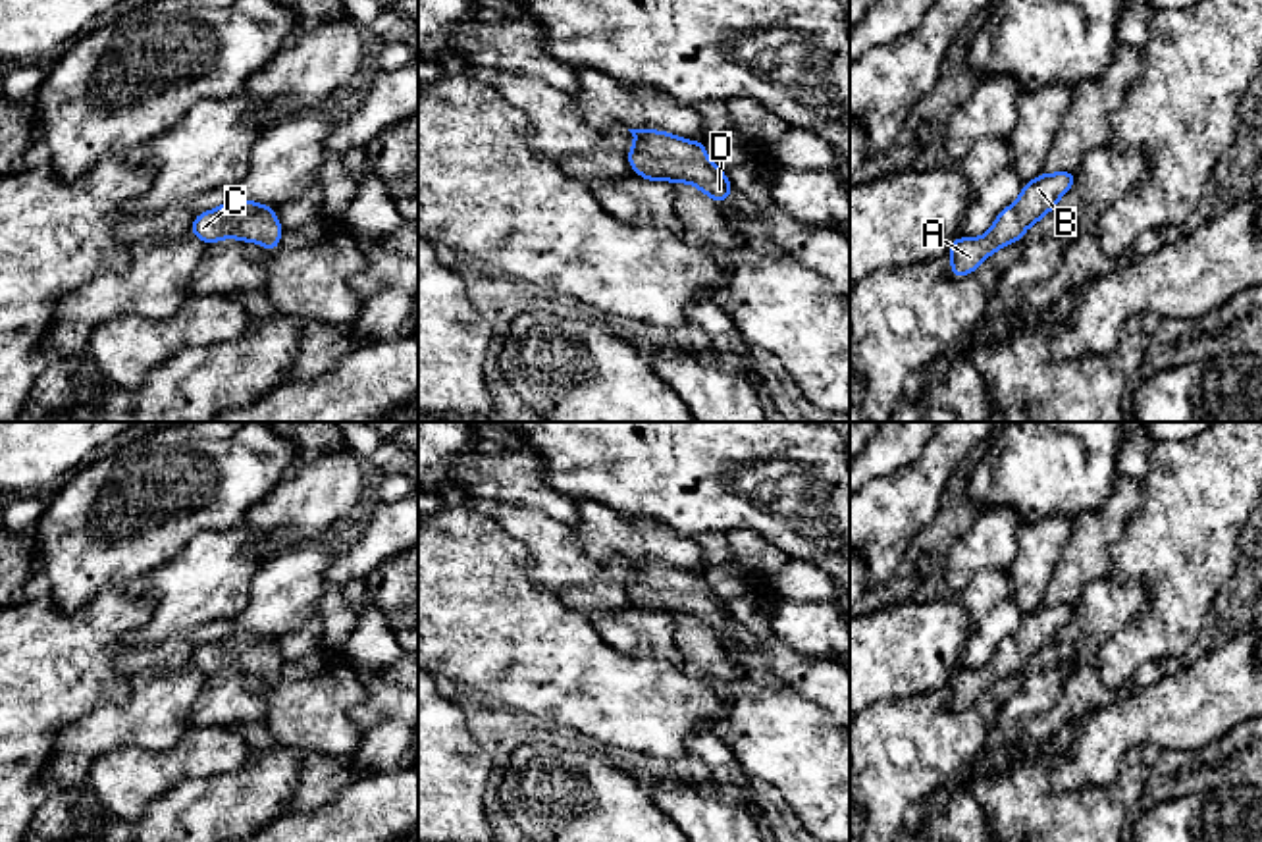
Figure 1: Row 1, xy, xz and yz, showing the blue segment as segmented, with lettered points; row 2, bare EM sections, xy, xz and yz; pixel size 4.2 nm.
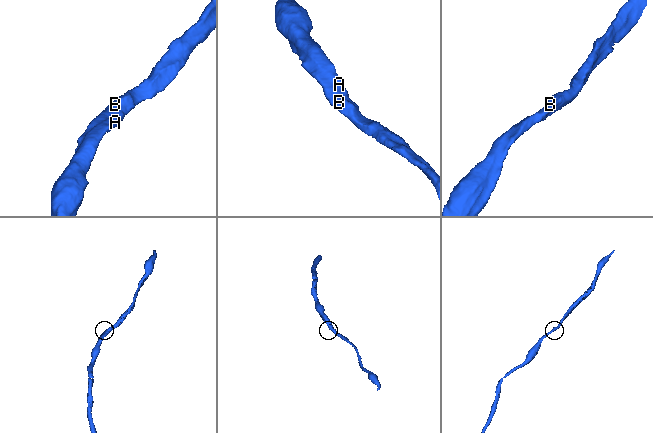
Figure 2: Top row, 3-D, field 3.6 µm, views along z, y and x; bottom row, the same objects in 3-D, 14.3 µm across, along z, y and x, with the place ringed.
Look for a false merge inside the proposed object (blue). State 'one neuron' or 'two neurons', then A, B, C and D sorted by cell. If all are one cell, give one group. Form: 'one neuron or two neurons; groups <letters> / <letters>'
one neuron; groups A B C D

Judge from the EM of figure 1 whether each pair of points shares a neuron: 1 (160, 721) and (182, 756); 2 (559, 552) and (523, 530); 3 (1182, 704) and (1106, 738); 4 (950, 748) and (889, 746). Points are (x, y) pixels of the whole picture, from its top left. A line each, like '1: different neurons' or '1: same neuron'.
1: different neurons
2: same neuron
3: same neuron
4: same neuron

